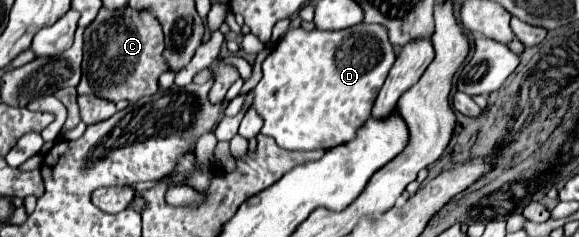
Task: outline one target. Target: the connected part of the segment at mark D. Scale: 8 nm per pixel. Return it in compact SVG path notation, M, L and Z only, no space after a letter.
M356 24L352 28L346 28L346 30L340 30L340 32L324 32L324 30L312 30L312 32L306 32L302 28L296 28L296 30L288 30L282 38L282 42L278 40L276 48L272 50L272 54L262 62L262 80L258 82L258 86L254 88L254 108L258 110L258 114L264 118L264 126L262 126L262 134L264 136L270 136L276 140L276 144L284 150L330 150L338 144L344 144L344 142L350 142L356 134L356 130L370 118L372 114L372 106L374 106L374 100L378 96L378 90L382 88L392 64L394 64L396 56L394 56L394 50L392 50L392 44L388 42L388 34L386 34L386 28L384 26L378 26L378 24Z

